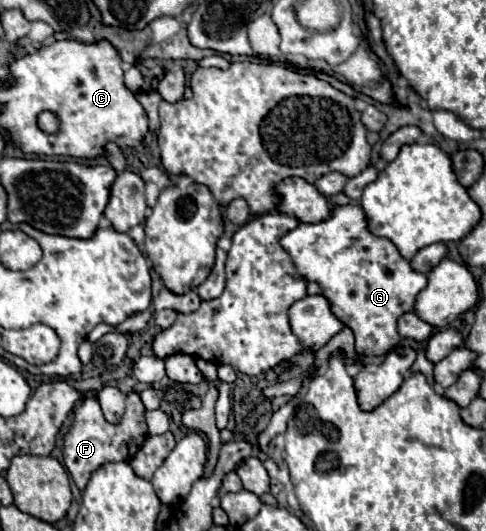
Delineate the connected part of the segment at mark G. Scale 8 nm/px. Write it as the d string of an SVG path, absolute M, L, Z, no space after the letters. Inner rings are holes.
M342 205L334 207L330 217L320 223L300 223L296 229L284 233L280 237L280 245L288 251L296 273L294 277L302 277L304 281L316 281L322 287L322 295L328 299L332 313L348 325L356 337L356 351L362 355L384 355L400 343L400 335L396 333L396 321L400 313L408 313L414 307L416 295L426 285L426 275L416 273L410 263L398 253L392 241L384 237L376 237L366 229L364 211L358 205Z

